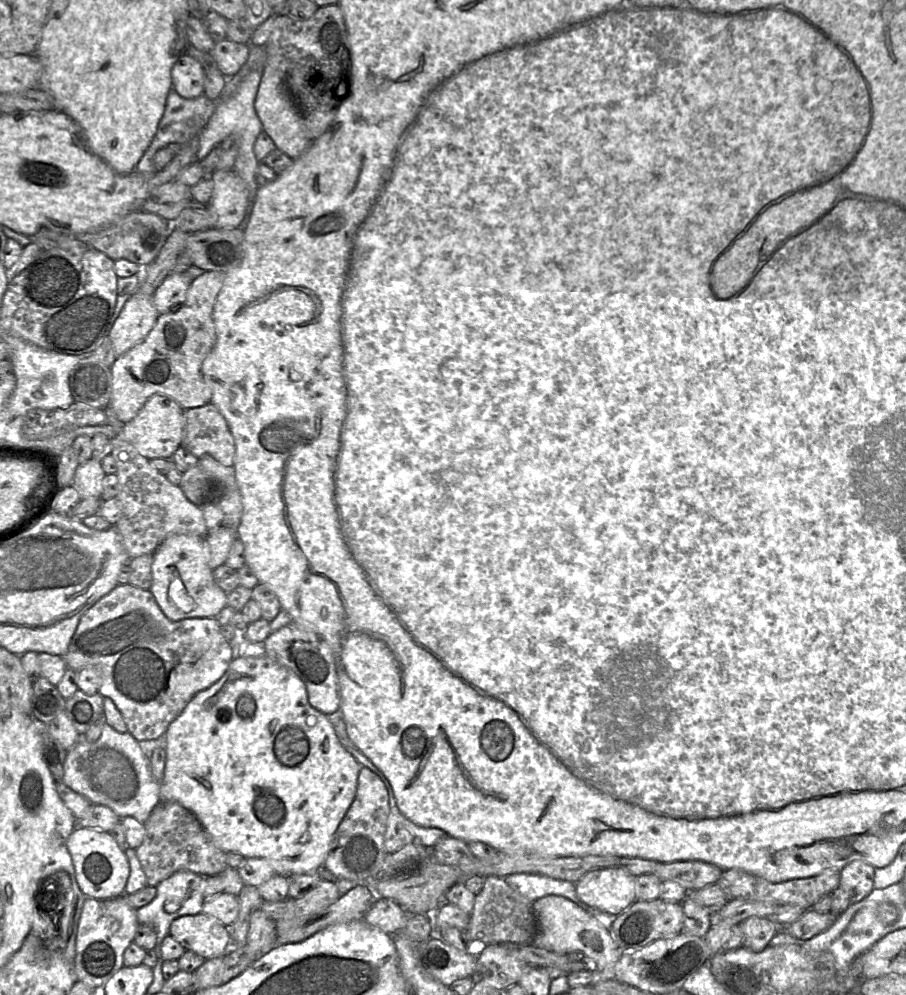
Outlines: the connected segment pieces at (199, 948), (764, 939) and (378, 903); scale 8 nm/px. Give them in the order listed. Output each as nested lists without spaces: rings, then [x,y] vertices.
[[[204,913],[175,919],[169,936],[206,960],[224,956],[231,947],[230,927]]]
[[[750,917],[739,923],[743,933],[743,946],[759,952],[770,945],[771,939],[783,926],[765,917]]]
[[[377,899],[364,915],[365,921],[393,935],[402,931],[408,921],[409,914],[391,899]]]

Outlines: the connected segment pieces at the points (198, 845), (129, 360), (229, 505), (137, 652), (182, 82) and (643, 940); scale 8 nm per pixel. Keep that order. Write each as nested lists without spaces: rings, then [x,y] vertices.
[[[160,801],[145,824],[145,836],[136,849],[148,886],[157,886],[173,873],[186,870],[203,877],[220,874],[228,867],[226,853],[218,848],[197,817],[175,801]]]
[[[205,271],[192,280],[184,303],[176,311],[160,314],[148,336],[127,352],[118,356],[112,366],[109,405],[117,418],[124,424],[137,416],[146,401],[161,394],[174,399],[183,409],[198,408],[211,403],[211,390],[202,374],[202,364],[216,343],[216,328],[213,310],[218,293],[225,279],[225,273]]]
[[[210,455],[200,457],[198,465],[220,486],[214,498],[201,507],[208,530],[221,526],[238,529],[243,503],[234,467],[224,466]]]
[[[118,584],[81,617],[63,659],[67,668],[78,671],[94,667],[100,676],[99,694],[110,698],[122,714],[128,732],[137,740],[164,737],[169,725],[200,691],[216,683],[233,660],[232,647],[221,634],[215,618],[172,621],[165,616],[150,590]]]
[[[182,54],[171,70],[172,88],[183,98],[194,99],[204,95],[204,71],[192,55]]]
[[[636,900],[626,911],[616,917],[610,928],[611,936],[620,952],[630,952],[659,940],[682,932],[684,908],[682,902],[655,900]]]

